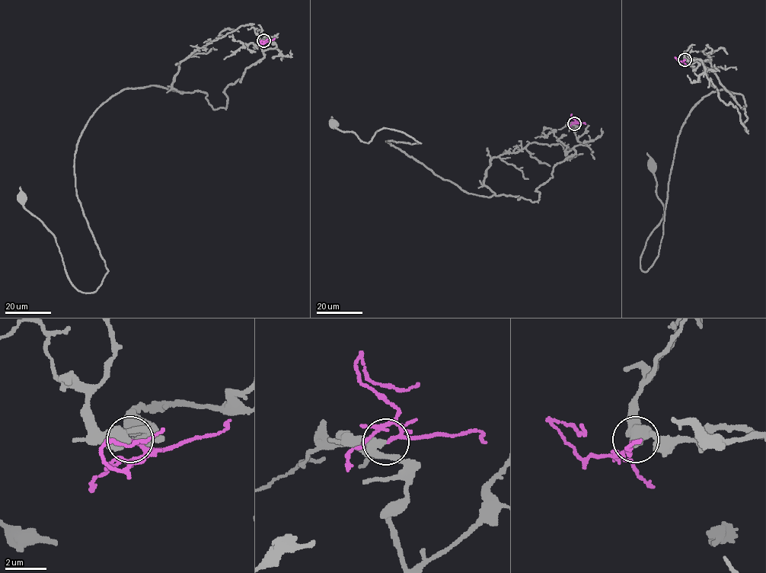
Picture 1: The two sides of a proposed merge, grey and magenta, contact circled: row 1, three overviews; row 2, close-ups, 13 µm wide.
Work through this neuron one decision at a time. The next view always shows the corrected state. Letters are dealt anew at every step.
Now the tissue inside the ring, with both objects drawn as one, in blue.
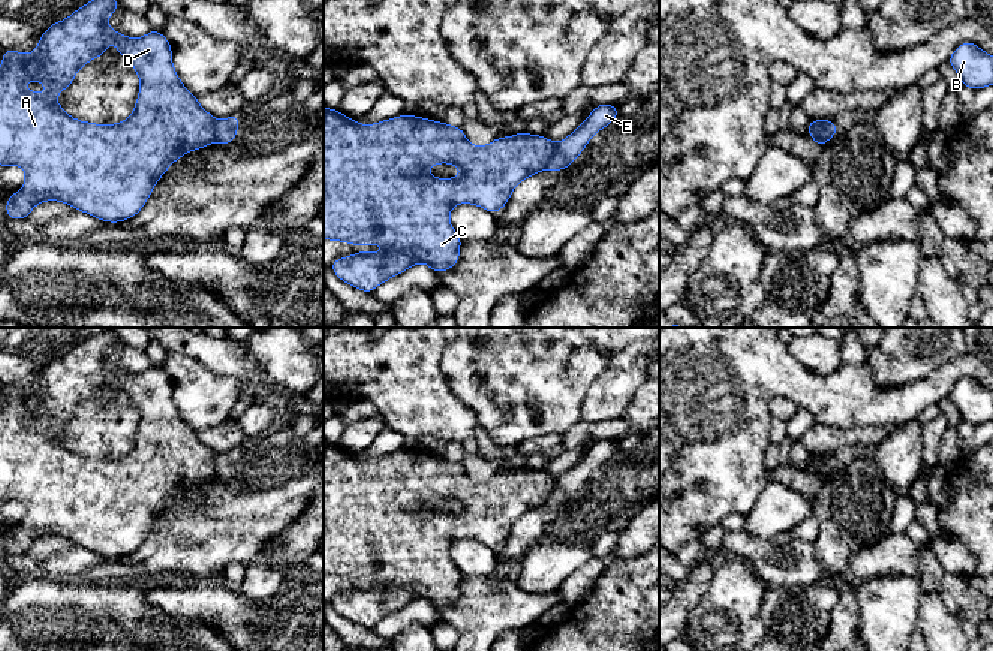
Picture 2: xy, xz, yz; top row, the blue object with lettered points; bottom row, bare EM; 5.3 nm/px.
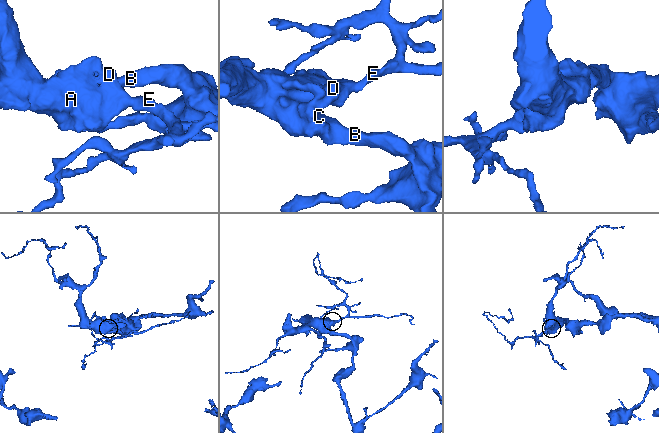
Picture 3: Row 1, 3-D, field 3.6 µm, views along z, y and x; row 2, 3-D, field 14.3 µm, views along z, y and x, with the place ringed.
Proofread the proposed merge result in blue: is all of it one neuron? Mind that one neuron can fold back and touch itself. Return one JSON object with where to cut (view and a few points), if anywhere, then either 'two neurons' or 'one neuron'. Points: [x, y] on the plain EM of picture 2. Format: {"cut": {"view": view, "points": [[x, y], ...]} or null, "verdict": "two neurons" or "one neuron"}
{"cut": {"view": "yz", "points": [[828, 455], [826, 473], [814, 473]]}, "verdict": "two neurons"}

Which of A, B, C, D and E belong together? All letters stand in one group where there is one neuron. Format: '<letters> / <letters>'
A B C D / E

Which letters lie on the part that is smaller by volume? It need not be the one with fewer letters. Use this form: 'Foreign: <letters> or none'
Foreign: E

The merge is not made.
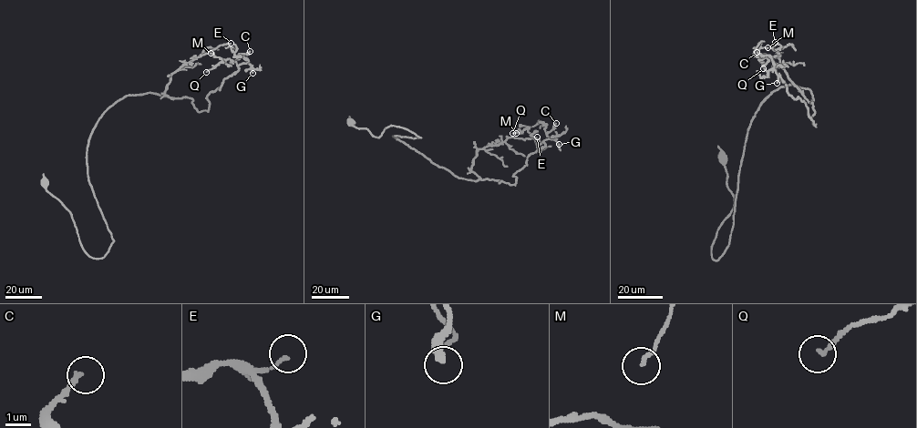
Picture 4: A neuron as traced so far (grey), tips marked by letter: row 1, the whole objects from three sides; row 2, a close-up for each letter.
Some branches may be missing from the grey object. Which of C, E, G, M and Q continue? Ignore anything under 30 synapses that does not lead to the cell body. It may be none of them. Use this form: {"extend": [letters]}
{"extend": []}

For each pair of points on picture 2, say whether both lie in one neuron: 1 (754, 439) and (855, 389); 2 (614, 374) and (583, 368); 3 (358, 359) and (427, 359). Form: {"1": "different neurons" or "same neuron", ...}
{"1": "same neuron", "2": "different neurons", "3": "same neuron"}

